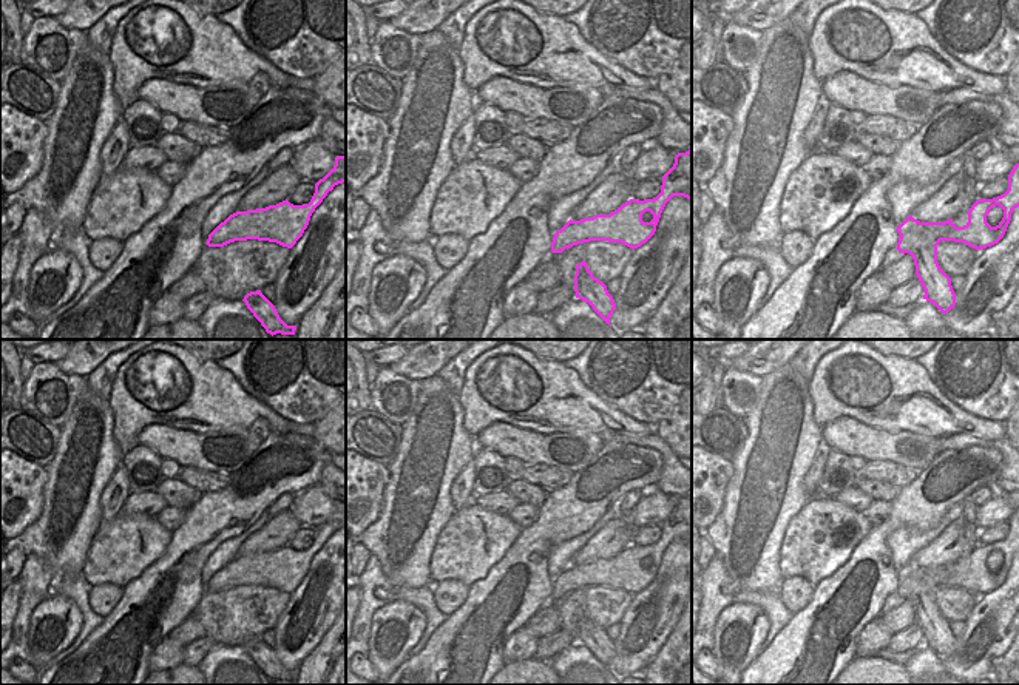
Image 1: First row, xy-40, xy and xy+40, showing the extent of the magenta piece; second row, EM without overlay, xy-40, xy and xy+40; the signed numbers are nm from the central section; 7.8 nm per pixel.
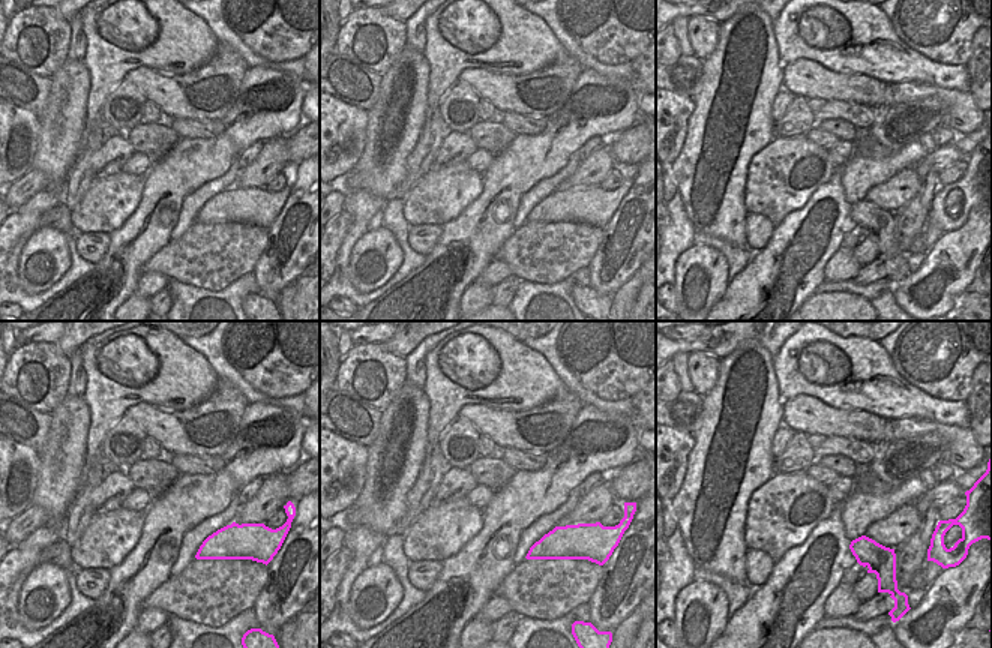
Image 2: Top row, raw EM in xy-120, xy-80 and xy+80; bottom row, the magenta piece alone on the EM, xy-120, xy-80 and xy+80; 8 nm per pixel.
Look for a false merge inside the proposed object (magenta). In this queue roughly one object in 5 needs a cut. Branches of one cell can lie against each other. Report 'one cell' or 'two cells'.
two cells

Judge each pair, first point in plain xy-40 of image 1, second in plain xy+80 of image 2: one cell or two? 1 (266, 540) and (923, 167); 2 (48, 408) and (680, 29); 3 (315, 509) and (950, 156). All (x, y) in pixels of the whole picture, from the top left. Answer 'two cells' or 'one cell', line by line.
1: two cells
2: two cells
3: one cell

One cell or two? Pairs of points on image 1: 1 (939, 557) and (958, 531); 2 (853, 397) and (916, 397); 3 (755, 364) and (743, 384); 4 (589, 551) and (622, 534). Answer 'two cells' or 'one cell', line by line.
1: one cell
2: one cell
3: two cells
4: one cell

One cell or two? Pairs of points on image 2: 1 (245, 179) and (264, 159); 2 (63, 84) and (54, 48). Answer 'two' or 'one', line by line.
1: one
2: two

